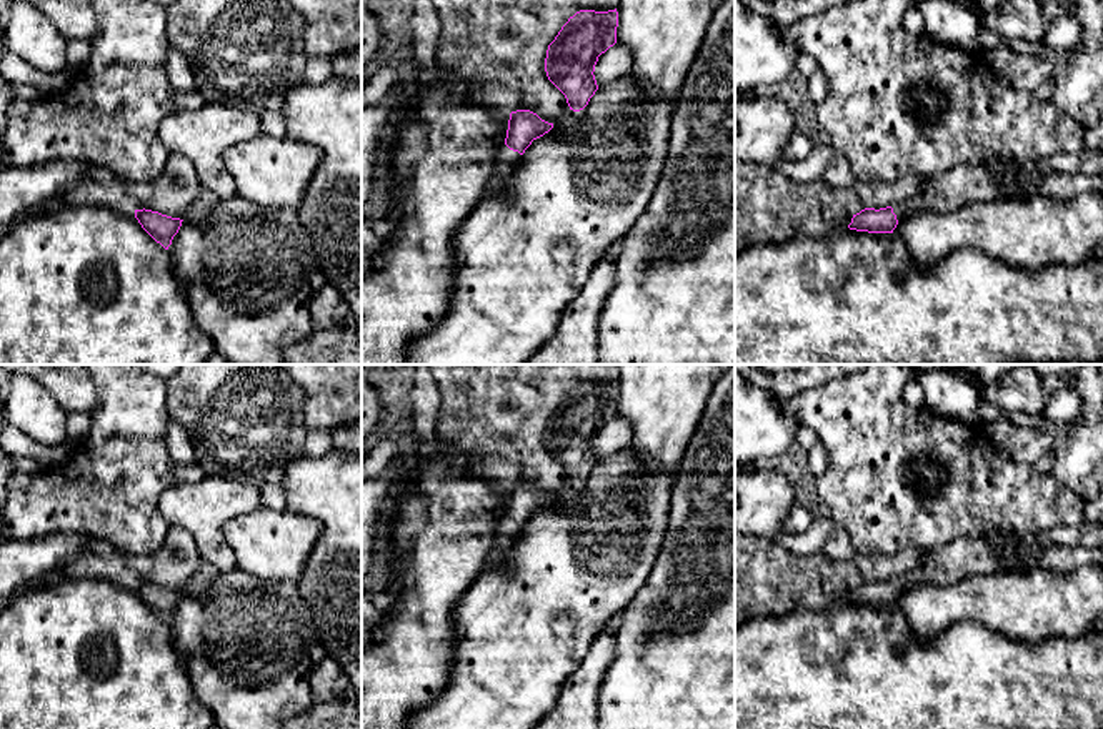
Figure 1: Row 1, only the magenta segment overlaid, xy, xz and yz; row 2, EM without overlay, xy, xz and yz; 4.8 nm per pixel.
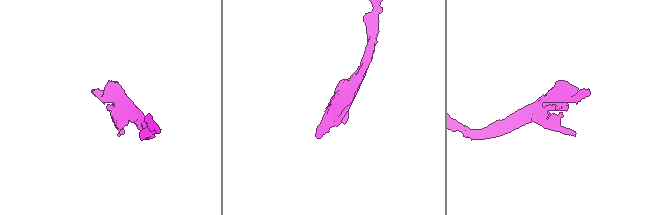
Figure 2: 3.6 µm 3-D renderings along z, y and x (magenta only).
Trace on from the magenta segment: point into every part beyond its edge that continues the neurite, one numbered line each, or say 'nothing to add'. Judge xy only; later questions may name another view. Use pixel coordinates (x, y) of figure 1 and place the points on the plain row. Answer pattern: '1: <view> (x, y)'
nothing to add

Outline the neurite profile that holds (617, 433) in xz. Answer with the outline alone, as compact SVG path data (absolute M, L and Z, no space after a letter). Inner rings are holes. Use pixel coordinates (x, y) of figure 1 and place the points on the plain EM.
M615 416L605 426L598 429L595 438L595 453L598 461L606 459L608 456L628 448L633 439L631 423L625 418Z

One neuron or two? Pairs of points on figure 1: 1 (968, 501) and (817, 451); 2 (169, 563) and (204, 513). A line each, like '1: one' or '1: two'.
1: two
2: two

